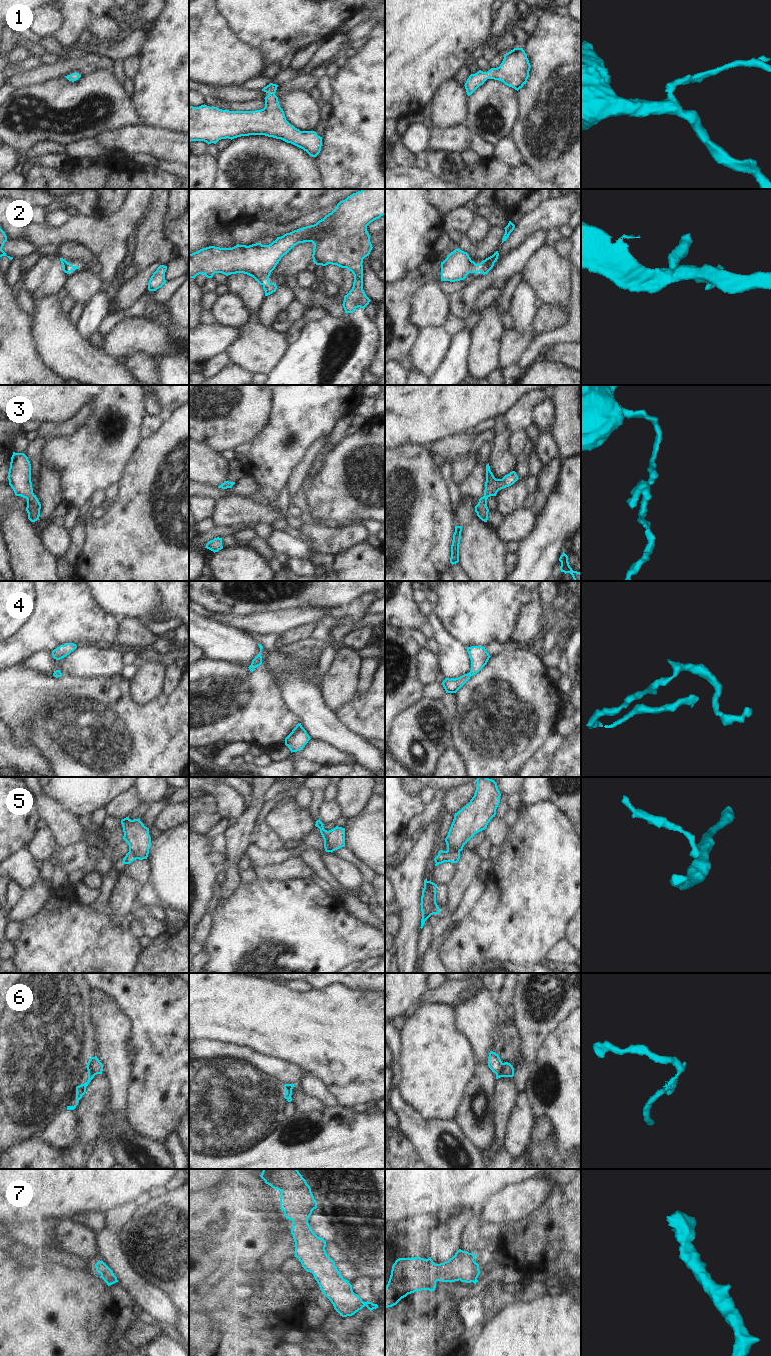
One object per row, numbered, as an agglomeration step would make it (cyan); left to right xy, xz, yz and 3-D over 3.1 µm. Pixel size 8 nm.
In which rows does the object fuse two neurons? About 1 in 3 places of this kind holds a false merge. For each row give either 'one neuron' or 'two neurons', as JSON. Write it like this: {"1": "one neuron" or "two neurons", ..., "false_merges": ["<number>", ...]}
{"1": "one neuron", "2": "one neuron", "3": "one neuron", "4": "one neuron", "5": "two neurons", "6": "two neurons", "7": "one neuron", "false_merges": ["5", "6"]}

